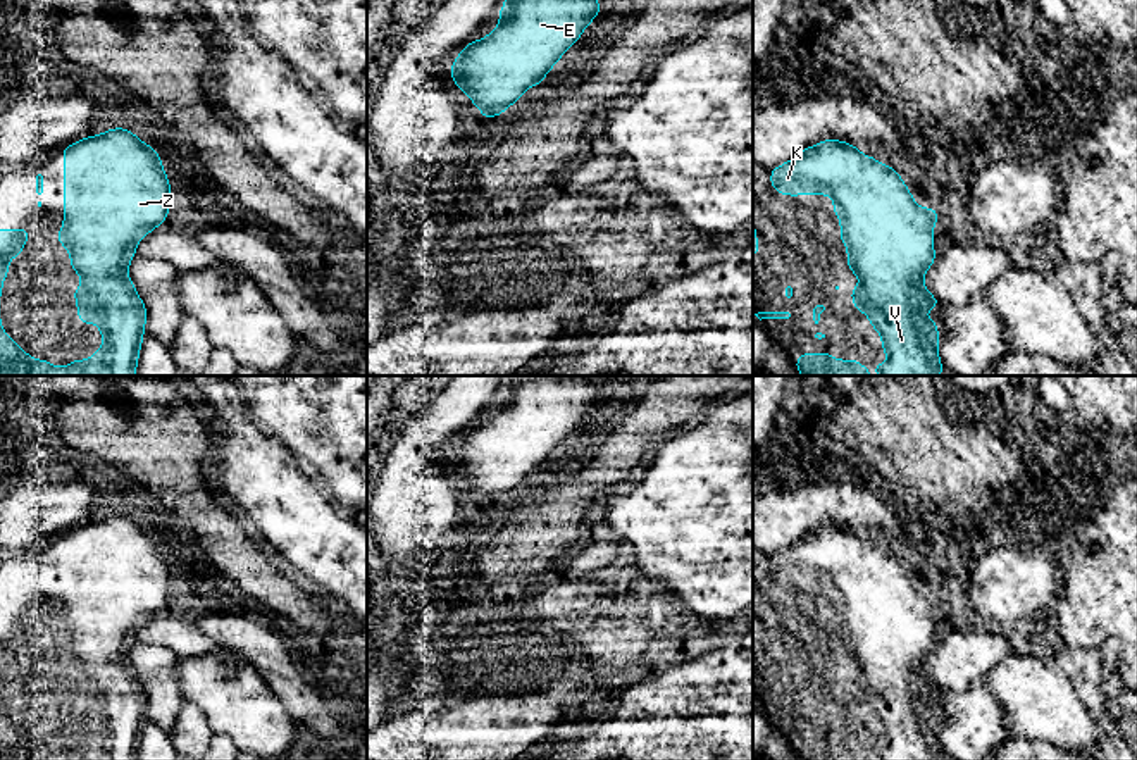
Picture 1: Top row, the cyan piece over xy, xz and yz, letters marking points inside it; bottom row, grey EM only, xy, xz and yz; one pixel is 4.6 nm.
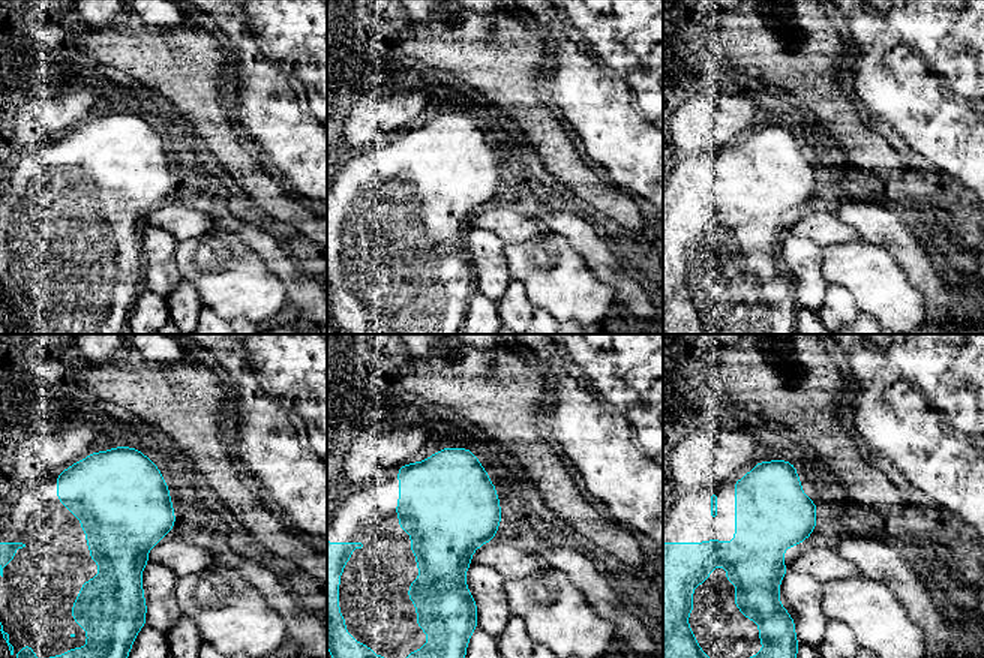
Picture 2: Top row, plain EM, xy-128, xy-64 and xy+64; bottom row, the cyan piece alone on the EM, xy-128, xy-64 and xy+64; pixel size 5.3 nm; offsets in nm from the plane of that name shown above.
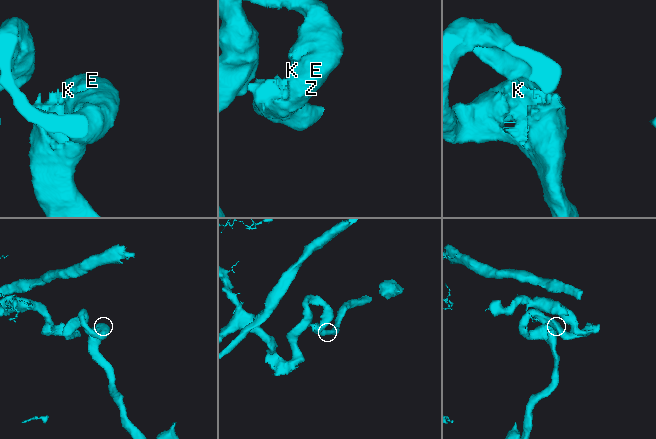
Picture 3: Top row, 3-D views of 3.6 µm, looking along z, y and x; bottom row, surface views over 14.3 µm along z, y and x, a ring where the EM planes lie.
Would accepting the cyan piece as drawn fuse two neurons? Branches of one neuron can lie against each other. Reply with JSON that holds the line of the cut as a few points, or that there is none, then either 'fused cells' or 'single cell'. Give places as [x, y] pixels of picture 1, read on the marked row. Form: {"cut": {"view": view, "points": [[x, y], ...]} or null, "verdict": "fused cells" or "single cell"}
{"cut": null, "verdict": "single cell"}

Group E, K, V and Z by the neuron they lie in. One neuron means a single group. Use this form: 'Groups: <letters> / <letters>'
Groups: E K V Z

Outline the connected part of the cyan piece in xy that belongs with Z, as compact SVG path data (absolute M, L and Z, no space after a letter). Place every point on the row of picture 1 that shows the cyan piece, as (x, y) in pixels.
M114 128L100 136L86 136L64 150L64 227L59 243L71 252L71 267L84 279L72 293L78 317L93 321L105 343L90 360L72 360L69 367L52 367L33 360L7 333L0 319L0 376L134 376L145 333L146 308L127 277L136 245L167 219L171 184L160 155L129 129Z

